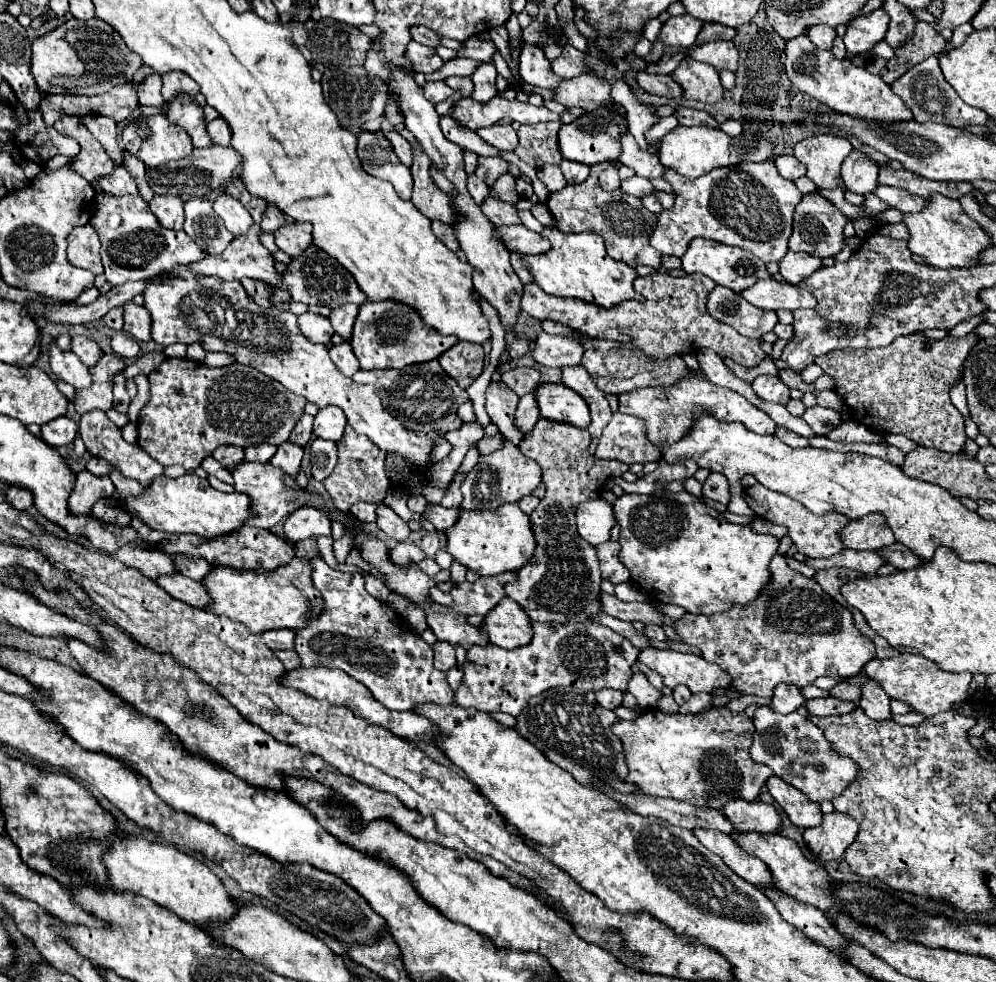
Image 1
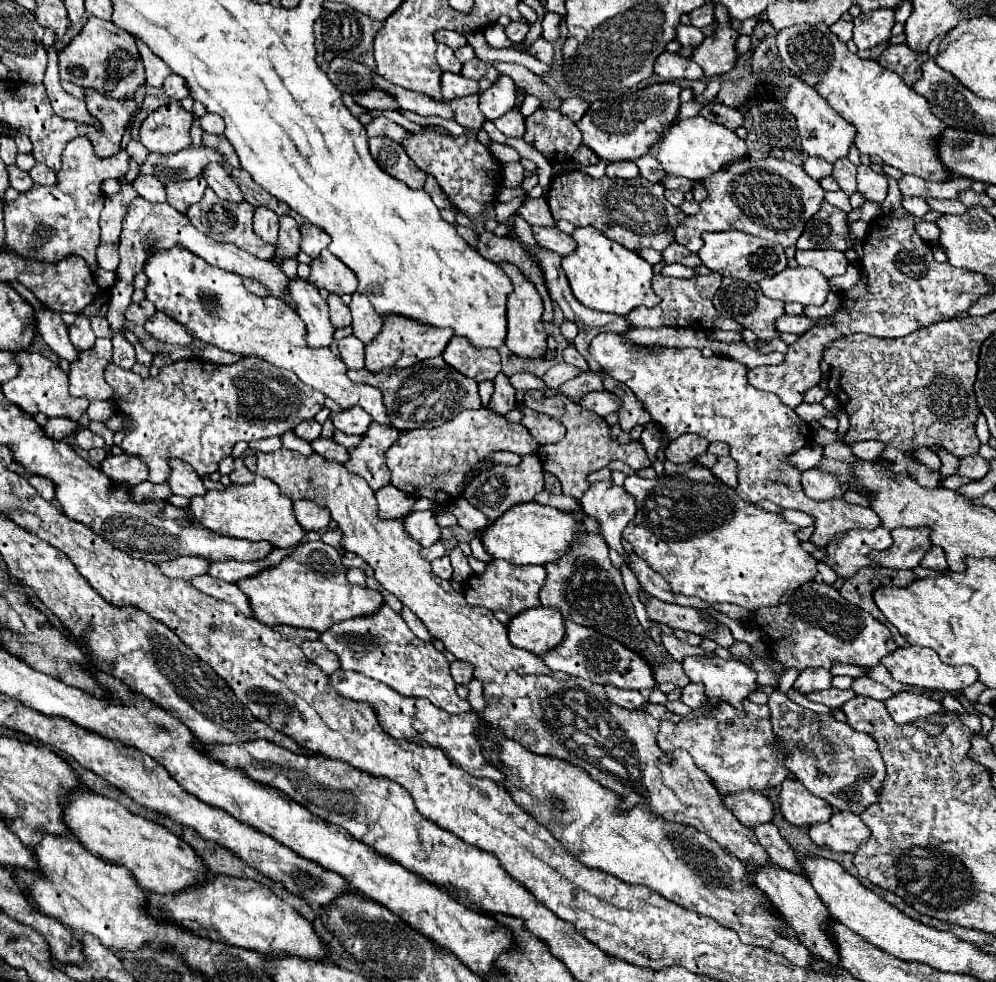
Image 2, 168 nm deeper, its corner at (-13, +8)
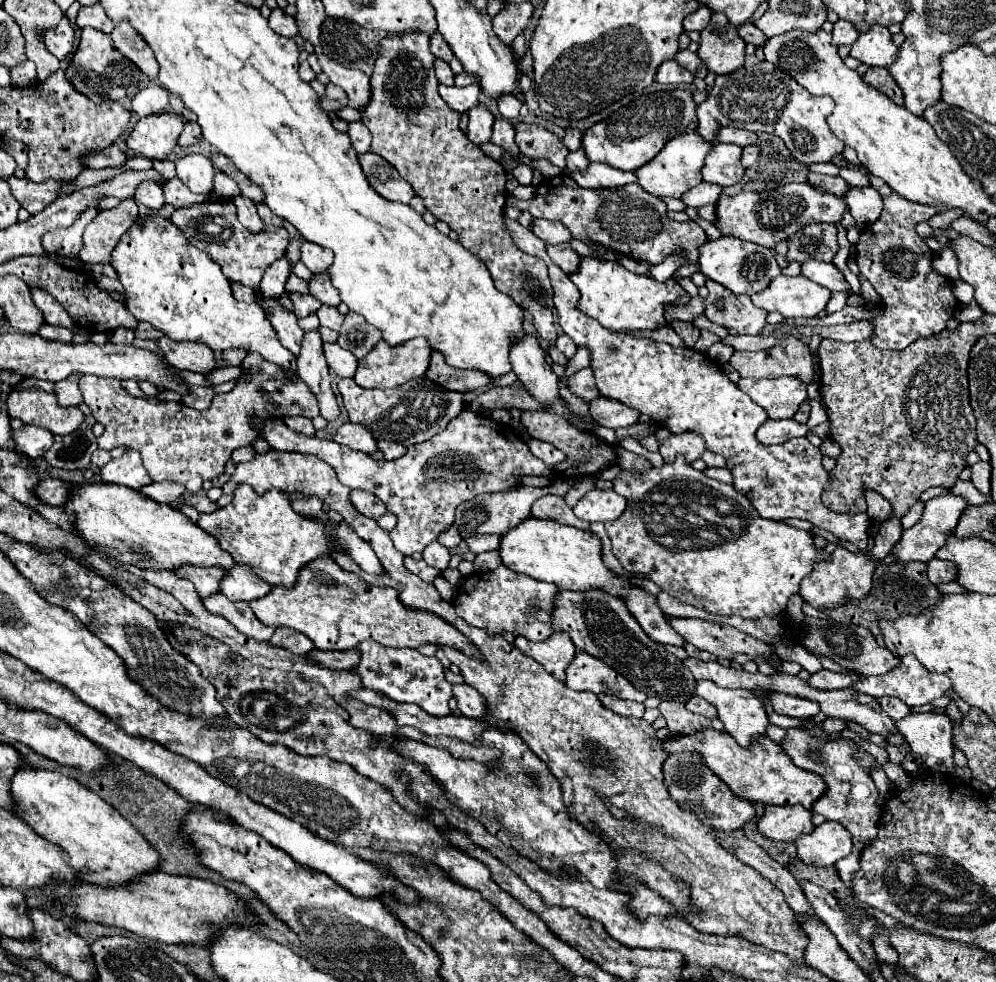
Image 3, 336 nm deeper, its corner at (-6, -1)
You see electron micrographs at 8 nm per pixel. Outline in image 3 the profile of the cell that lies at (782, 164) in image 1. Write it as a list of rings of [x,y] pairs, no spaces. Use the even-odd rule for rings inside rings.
[[[810,173],[810,175],[808,175],[808,183],[810,183],[810,185],[818,185],[820,189],[824,189],[826,193],[832,193],[832,195],[836,195],[836,197],[846,197],[846,193],[852,189],[852,185],[848,185],[840,175],[830,177],[830,175]]]

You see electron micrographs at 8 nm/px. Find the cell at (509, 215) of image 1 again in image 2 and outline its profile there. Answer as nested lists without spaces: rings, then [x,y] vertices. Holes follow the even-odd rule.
[[[541,196],[537,200],[529,198],[525,200],[519,208],[517,208],[517,214],[527,220],[531,226],[553,226],[553,216],[549,212],[549,204],[547,200]]]

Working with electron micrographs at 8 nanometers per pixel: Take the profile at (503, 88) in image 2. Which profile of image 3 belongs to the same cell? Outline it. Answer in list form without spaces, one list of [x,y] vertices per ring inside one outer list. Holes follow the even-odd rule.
[[[472,107],[468,111],[470,115],[470,121],[468,121],[468,131],[466,131],[466,137],[474,143],[474,145],[482,145],[482,143],[488,143],[490,141],[490,135],[492,135],[492,123],[494,123],[494,115],[486,109],[486,107]]]

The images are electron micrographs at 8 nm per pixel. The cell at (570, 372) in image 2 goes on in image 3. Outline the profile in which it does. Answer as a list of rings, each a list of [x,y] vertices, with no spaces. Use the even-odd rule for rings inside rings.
[[[590,367],[574,373],[574,375],[568,379],[568,387],[570,387],[576,395],[580,395],[582,399],[586,399],[586,401],[594,401],[594,399],[600,397]]]

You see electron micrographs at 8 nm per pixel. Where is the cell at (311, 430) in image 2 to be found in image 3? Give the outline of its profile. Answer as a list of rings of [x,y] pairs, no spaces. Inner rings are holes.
[[[286,417],[284,423],[294,431],[300,431],[304,435],[314,435],[314,425],[308,417]]]

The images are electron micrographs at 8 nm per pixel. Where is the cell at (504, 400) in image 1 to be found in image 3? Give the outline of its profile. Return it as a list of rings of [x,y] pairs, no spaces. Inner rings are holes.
[[[530,439],[530,441],[528,441],[528,447],[530,447],[530,451],[532,451],[538,459],[542,459],[548,467],[554,467],[556,463],[564,461],[564,453],[562,453],[560,449],[556,449],[554,445],[550,445],[550,443]]]

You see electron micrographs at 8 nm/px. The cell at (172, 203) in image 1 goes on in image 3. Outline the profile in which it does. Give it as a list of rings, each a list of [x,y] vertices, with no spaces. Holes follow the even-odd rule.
[[[178,177],[176,179],[170,179],[162,185],[164,189],[164,195],[166,195],[166,203],[174,205],[174,207],[192,207],[196,203],[202,203],[206,201],[206,195],[196,195],[192,193]]]

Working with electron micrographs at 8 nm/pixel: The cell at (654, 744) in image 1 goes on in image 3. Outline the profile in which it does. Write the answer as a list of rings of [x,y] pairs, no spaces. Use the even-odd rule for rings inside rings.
[[[704,729],[686,737],[670,737],[664,741],[668,753],[696,751],[704,757],[706,765],[732,789],[734,795],[762,805],[802,805],[812,809],[814,801],[824,795],[824,779],[816,773],[804,771],[792,763],[784,749],[768,737],[754,741],[748,749],[740,747],[728,733],[718,733],[714,729]]]

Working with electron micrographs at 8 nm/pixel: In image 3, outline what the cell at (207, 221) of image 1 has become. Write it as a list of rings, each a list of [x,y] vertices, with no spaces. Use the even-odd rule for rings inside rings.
[[[230,199],[224,201],[204,201],[192,207],[176,209],[170,217],[174,225],[180,227],[180,231],[188,237],[190,243],[194,243],[198,249],[206,251],[212,261],[216,261],[222,269],[222,273],[228,277],[228,281],[240,281],[246,287],[258,287],[264,271],[284,257],[288,247],[288,231],[284,227],[270,227],[262,229],[260,233],[250,233],[236,217],[236,207]]]

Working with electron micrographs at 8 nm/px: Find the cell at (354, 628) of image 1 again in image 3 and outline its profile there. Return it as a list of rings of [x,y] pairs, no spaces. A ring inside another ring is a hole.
[[[360,645],[360,651],[362,651],[362,659],[360,659],[360,665],[354,669],[358,671],[366,689],[380,691],[398,703],[416,703],[420,709],[424,709],[426,713],[436,715],[436,717],[450,713],[448,701],[452,697],[452,685],[446,681],[444,667],[438,661],[438,657],[426,657],[412,649],[396,649],[396,647],[384,647],[384,645]]]

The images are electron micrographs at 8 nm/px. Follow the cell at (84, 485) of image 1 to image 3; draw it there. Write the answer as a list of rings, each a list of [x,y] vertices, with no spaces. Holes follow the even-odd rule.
[[[128,449],[122,457],[112,459],[108,465],[100,469],[100,475],[102,475],[102,481],[106,483],[124,485],[136,491],[152,483],[152,479],[148,477],[148,471],[140,461],[140,453],[136,453],[136,449]]]

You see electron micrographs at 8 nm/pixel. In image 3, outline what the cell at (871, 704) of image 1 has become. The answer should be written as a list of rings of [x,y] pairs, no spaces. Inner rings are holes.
[[[912,713],[896,721],[910,749],[926,759],[926,765],[944,775],[954,773],[954,745],[950,717],[940,713]]]

